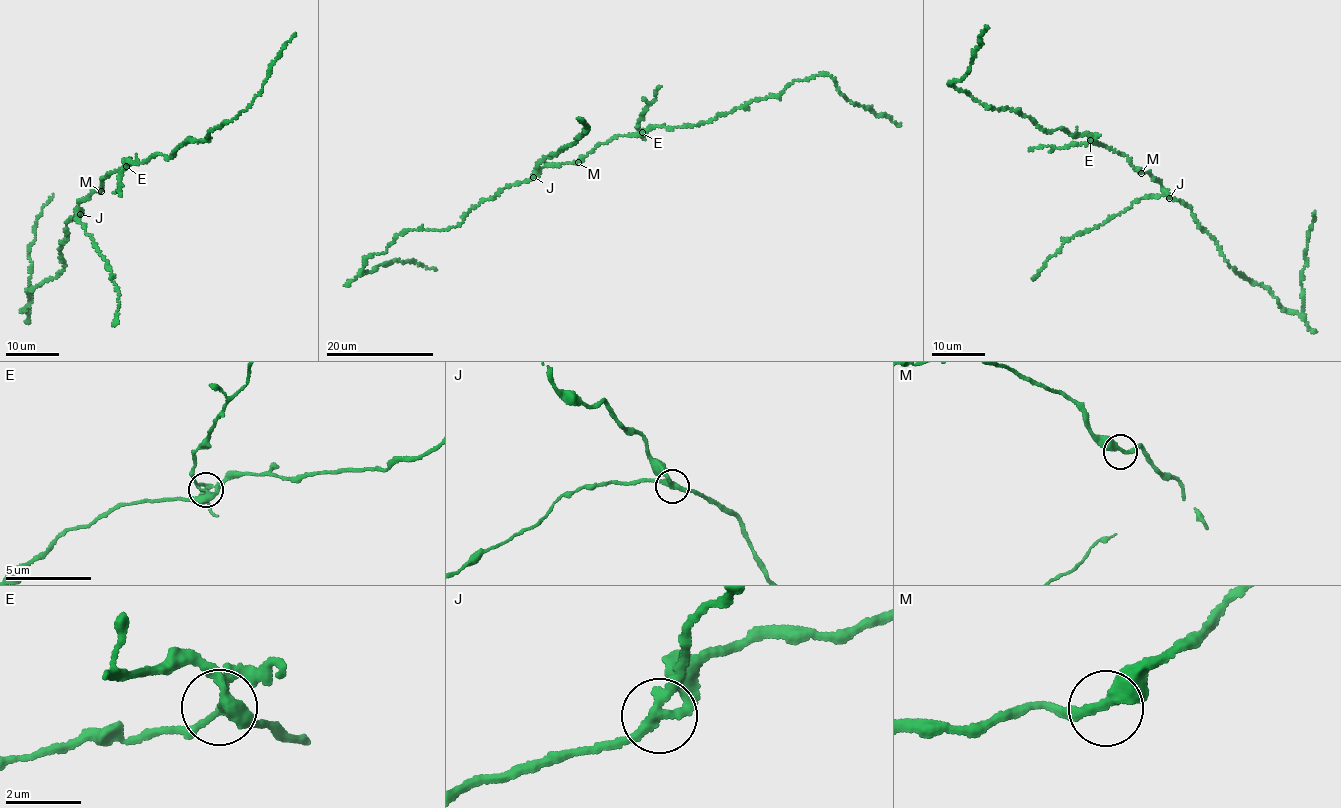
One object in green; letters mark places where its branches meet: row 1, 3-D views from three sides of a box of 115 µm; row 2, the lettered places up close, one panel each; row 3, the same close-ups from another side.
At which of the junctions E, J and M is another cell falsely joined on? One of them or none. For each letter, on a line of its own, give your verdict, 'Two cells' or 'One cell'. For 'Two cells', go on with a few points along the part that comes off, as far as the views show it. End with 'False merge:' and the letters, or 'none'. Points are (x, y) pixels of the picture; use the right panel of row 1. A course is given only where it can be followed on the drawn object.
E: Two cells. Course of the part to remove: (1090, 140), (1063, 147), (1029, 148)
J: One cell
M: One cell
False merge: E

